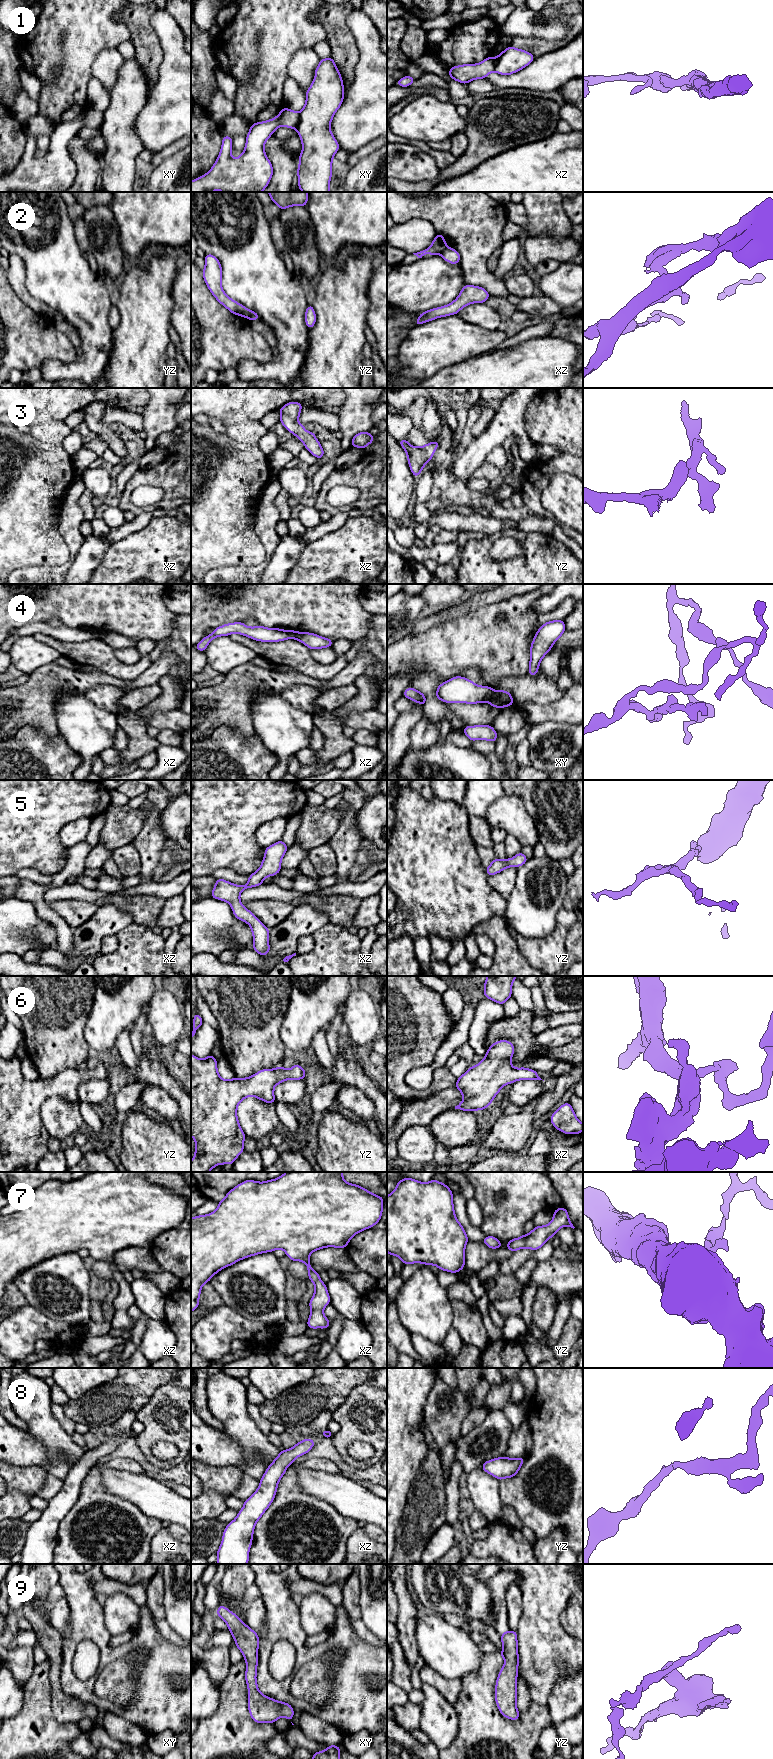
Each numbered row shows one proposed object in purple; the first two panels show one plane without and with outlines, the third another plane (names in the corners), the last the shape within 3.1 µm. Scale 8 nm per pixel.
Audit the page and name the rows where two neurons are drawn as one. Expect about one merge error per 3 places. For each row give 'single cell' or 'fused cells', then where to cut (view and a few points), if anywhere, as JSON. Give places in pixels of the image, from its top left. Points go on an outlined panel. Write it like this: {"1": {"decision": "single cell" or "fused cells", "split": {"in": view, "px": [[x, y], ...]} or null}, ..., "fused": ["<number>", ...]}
{"1": {"decision": "fused cells", "split": {"in": "xy", "px": [[300, 113], [298, 125], [295, 128]]}}, "2": {"decision": "fused cells", "split": {"in": "yz", "px": [[249, 311], [250, 318]]}}, "3": {"decision": "single cell", "split": null}, "4": {"decision": "fused cells", "split": {"in": "xy", "px": [[494, 691], [494, 696], [488, 702]]}}, "5": {"decision": "single cell", "split": null}, "6": {"decision": "single cell", "split": null}, "7": {"decision": "single cell", "split": null}, "8": {"decision": "single cell", "split": null}, "9": {"decision": "single cell", "split": null}, "fused": ["1", "2", "4"]}

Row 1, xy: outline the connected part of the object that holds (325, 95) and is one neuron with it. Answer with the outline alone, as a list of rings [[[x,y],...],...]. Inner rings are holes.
[[[333,58],[320,59],[296,128],[303,146],[297,169],[302,192],[330,192],[332,160],[340,149],[330,123],[343,99],[343,80]]]

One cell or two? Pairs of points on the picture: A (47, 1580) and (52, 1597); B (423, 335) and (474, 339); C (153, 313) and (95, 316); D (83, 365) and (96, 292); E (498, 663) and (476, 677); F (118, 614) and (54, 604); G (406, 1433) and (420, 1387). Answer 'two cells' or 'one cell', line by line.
A: two cells
B: one cell
C: two cells
D: one cell
E: two cells
F: one cell
G: one cell

